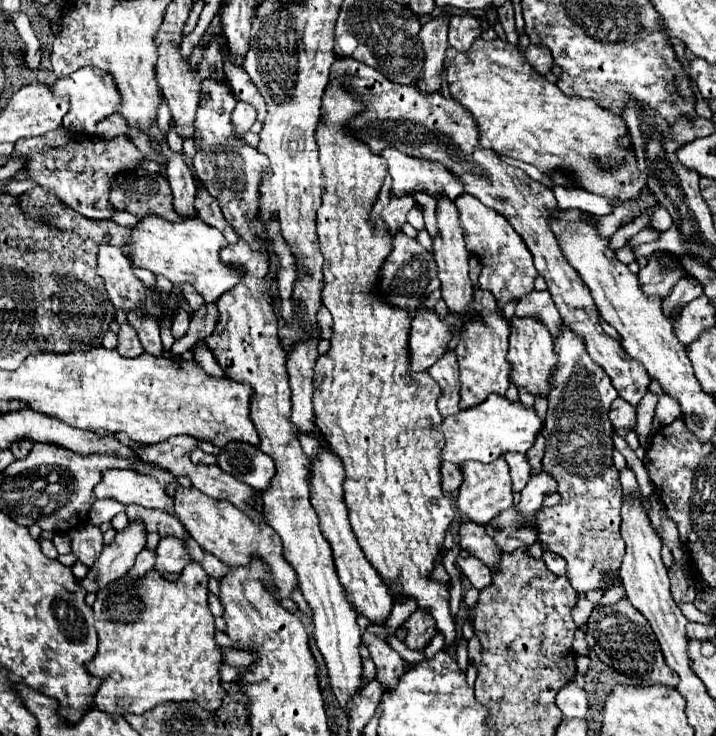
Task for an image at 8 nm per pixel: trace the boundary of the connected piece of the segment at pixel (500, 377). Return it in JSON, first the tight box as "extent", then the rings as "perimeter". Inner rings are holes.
{"extent":[456,308,510,408],"perimeter":[[[500,308],[496,310],[482,310],[478,312],[478,322],[466,322],[460,334],[460,342],[456,346],[456,358],[460,368],[460,408],[472,408],[482,404],[492,392],[506,394],[508,380],[510,380],[510,364],[506,362],[508,350],[508,322]]]}

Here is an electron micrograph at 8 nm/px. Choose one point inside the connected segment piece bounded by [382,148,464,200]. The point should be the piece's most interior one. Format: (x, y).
(408, 174)

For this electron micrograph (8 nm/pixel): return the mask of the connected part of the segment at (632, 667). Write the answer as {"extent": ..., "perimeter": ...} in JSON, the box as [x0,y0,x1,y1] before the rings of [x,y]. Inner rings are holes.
{"extent":[586,598,678,688],"perimeter":[[[622,598],[614,606],[594,608],[590,620],[586,622],[586,630],[596,638],[596,644],[594,644],[596,656],[616,672],[648,684],[662,684],[672,688],[678,686],[678,678],[674,670],[666,666],[662,652],[658,650],[658,640],[654,638],[650,624],[638,610],[634,610],[634,606],[630,606],[628,598]]]}

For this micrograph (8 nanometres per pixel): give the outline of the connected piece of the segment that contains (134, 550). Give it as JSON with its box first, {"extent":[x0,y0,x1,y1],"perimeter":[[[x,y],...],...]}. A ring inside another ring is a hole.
{"extent":[82,520,146,592],"perimeter":[[[142,520],[128,522],[128,526],[120,532],[116,532],[114,540],[104,546],[102,554],[90,568],[88,576],[82,580],[82,586],[88,592],[98,592],[100,588],[108,586],[110,582],[118,580],[122,574],[126,574],[138,556],[140,550],[146,546],[146,528]]]}

